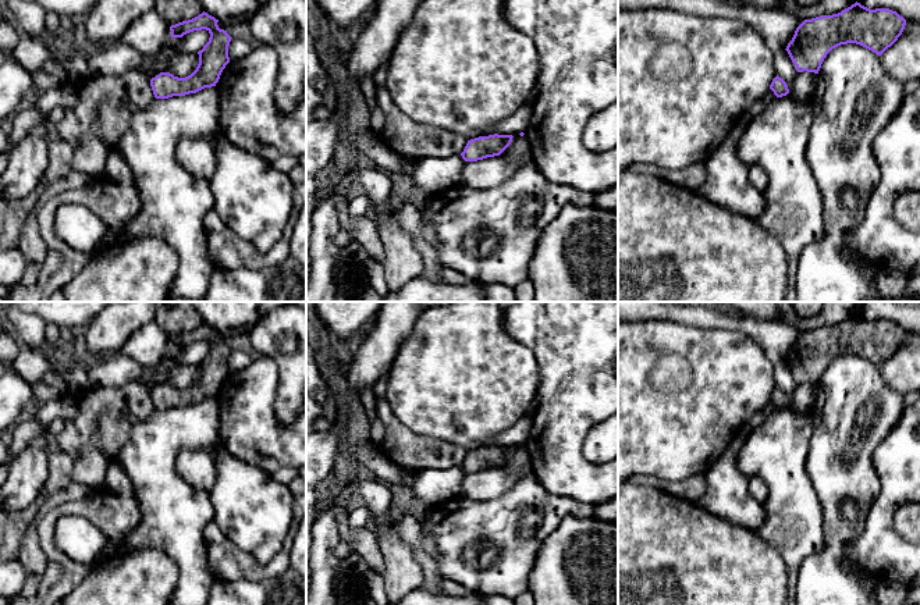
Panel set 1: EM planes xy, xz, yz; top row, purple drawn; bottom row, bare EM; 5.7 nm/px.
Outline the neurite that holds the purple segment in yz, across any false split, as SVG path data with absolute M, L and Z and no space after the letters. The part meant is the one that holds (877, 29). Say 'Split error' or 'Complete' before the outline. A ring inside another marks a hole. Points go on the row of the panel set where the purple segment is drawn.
Complete. M856 1L838 14L804 19L785 50L798 72L818 74L827 54L841 45L856 43L881 56L905 25L906 19L896 11L870 10Z

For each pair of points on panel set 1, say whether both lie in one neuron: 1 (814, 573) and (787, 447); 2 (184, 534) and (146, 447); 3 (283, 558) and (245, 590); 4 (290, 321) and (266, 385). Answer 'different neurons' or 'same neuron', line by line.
1: different neurons
2: same neuron
3: different neurons
4: different neurons

